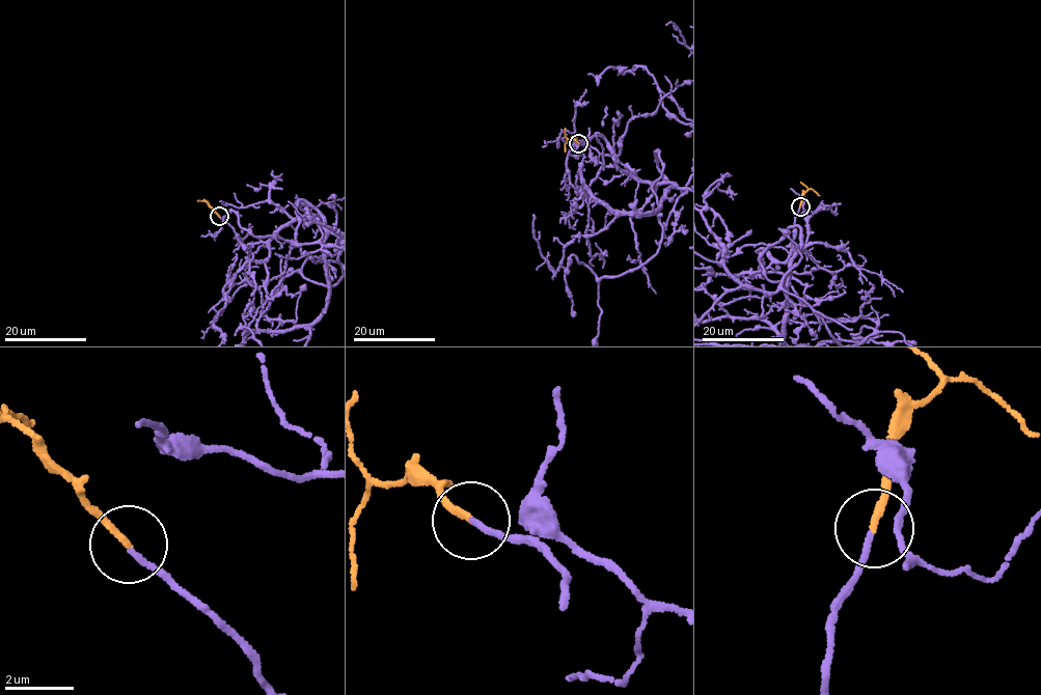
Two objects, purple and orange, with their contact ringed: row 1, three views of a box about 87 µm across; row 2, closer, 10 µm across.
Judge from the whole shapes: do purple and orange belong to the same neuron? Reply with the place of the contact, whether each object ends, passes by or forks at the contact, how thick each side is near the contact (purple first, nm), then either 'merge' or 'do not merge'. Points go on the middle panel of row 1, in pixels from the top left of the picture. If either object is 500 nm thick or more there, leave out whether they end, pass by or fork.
(578, 143) | purple ends | orange ends | 160/180 nm | merge

